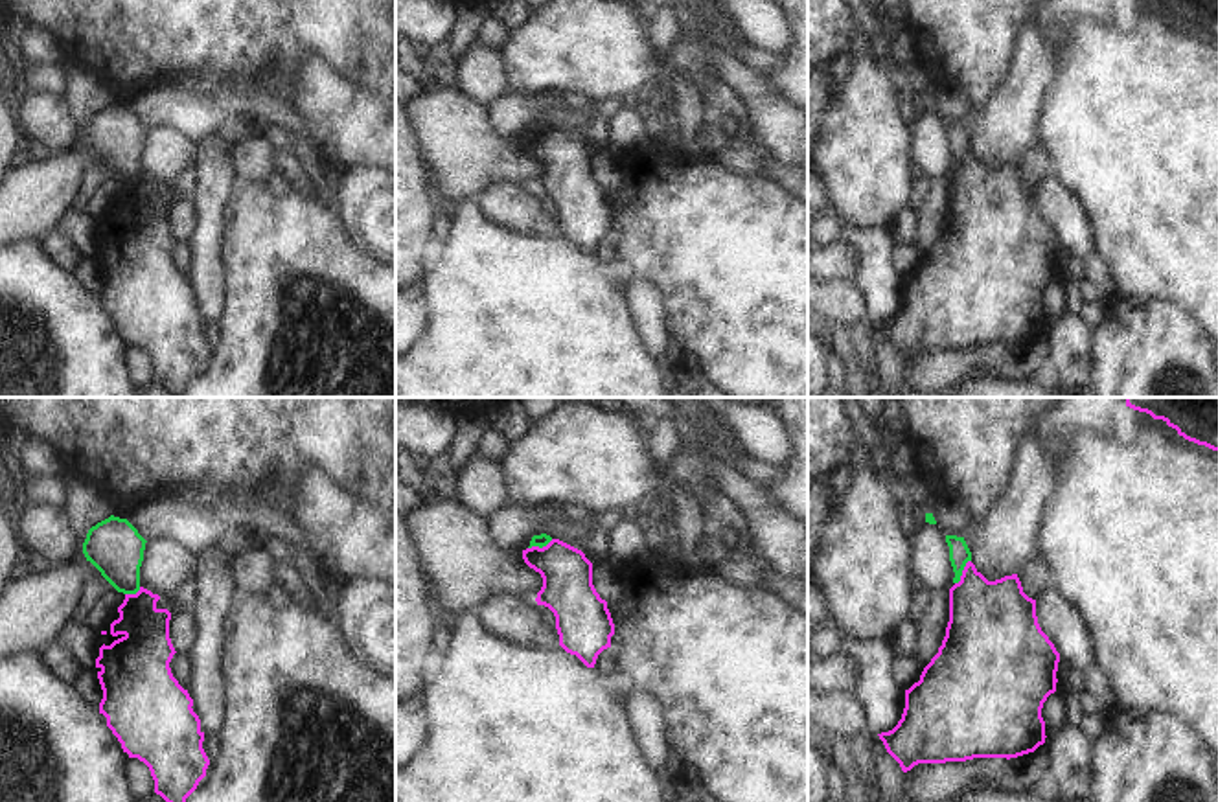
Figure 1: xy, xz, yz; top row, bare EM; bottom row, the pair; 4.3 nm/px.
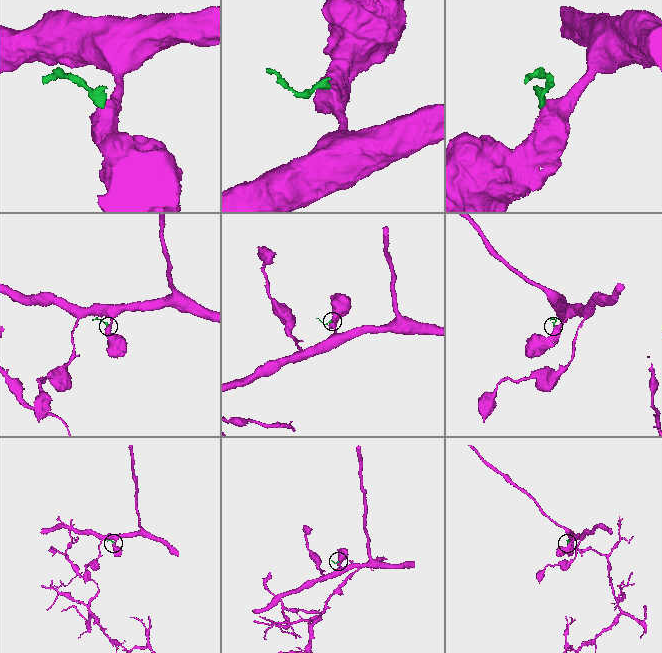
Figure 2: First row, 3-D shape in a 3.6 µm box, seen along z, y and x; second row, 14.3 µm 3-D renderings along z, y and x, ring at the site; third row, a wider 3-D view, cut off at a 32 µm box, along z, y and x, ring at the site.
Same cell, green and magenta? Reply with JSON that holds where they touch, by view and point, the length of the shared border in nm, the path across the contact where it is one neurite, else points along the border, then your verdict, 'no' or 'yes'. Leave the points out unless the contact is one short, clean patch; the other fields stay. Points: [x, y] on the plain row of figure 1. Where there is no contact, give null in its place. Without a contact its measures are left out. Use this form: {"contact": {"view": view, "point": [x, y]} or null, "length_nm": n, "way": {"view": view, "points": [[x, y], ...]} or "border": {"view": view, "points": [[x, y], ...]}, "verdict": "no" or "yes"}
{"contact": {"view": "yz", "point": [961, 160]}, "length_nm": 130, "border": {"view": "yz", "points": [[970, 148], [955, 171]]}, "verdict": "no"}

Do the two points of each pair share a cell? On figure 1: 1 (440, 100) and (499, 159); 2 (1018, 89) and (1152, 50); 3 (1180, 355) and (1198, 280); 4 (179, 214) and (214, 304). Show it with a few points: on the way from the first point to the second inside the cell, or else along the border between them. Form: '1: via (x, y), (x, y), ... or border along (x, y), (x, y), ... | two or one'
1: via (455, 114), (484, 144) | one
2: border along (1066, 39), (1058, 57), (1058, 72), (1036, 120) | two
3: border along (1149, 300), (1172, 300), (1198, 324) | two
4: border along (194, 203), (197, 223), (186, 238) | two

